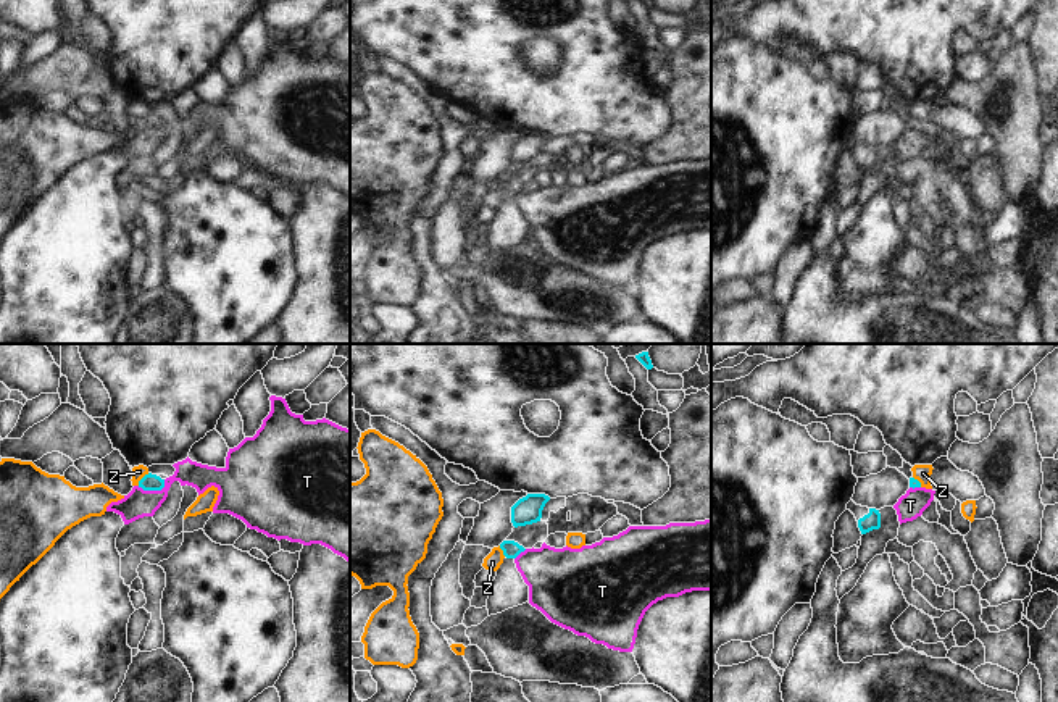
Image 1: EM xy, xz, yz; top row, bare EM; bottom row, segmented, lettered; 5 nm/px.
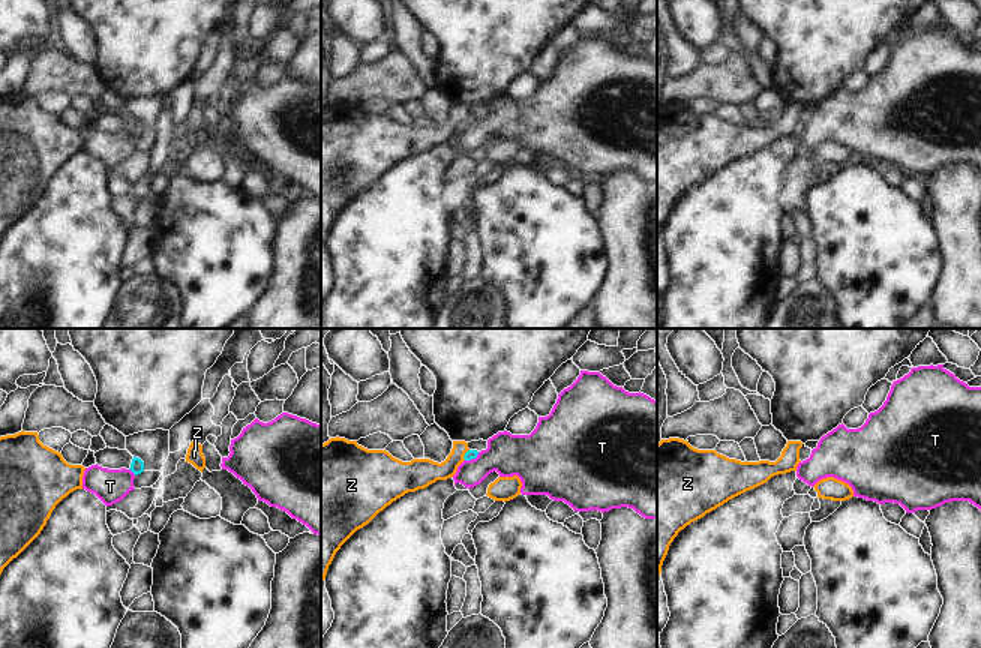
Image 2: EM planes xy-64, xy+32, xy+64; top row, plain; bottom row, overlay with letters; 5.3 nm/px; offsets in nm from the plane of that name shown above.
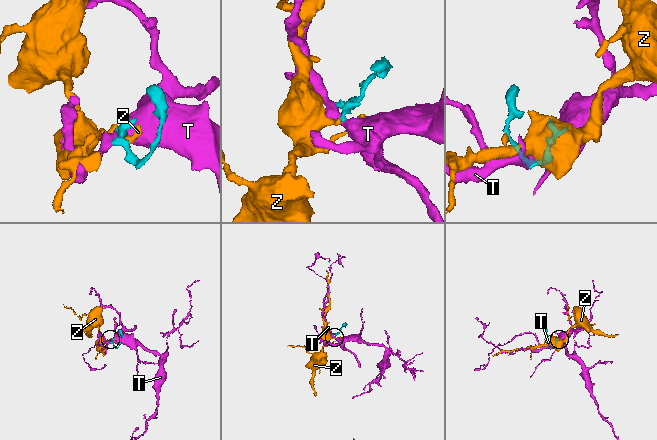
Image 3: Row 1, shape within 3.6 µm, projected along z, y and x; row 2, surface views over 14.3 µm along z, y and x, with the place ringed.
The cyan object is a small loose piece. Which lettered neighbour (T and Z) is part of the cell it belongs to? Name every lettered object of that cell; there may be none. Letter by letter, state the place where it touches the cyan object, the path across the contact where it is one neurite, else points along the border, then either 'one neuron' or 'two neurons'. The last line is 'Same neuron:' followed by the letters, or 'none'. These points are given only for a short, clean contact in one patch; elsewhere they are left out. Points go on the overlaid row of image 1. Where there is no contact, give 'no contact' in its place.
T: contact xy (154, 489); border xy (165, 480), (160, 489), (142, 489), (137, 486); two neurons
Z: contact xy (142, 478); border xy (149, 473), (137, 484); two neurons
Same neuron: none

